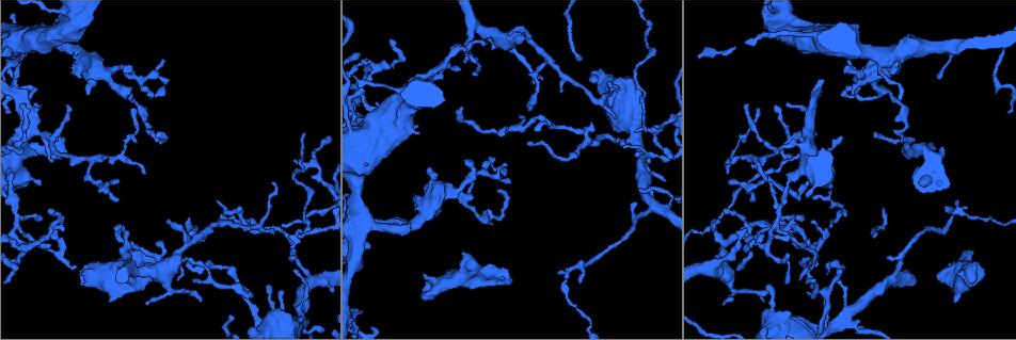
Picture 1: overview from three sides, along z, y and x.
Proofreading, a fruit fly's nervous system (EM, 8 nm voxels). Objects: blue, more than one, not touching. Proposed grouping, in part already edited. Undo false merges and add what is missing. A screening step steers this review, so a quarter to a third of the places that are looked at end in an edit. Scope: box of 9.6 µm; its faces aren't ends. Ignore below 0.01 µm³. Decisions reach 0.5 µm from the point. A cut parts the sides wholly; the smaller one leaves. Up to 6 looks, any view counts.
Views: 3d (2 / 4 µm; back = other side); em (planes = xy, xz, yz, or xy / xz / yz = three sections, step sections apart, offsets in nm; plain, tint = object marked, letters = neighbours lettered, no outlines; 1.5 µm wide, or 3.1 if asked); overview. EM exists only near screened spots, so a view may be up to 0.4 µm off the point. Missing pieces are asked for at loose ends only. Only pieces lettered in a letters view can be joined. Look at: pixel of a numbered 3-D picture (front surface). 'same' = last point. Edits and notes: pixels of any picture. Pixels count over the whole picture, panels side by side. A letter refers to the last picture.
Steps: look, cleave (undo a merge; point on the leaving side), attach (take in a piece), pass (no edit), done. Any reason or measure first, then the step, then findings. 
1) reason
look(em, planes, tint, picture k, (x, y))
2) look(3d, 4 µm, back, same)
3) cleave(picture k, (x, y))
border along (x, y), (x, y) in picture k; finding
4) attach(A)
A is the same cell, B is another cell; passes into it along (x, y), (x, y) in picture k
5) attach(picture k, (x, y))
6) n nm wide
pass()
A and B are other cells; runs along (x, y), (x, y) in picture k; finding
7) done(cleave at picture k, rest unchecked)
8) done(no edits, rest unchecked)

arms run side by side
look(3d, 4 µm, picture 1, (758, 245))

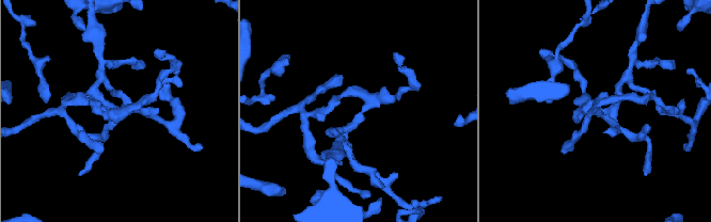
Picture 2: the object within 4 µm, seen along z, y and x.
4 arms
look(em, planes, tint, picture 2, (129, 105))

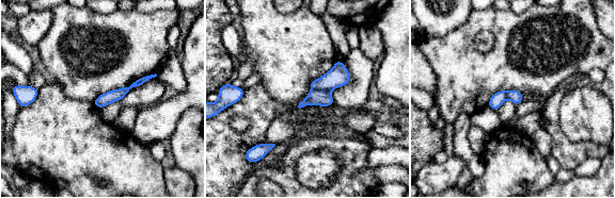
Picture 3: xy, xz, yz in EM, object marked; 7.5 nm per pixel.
look(em, planes, letters, same)

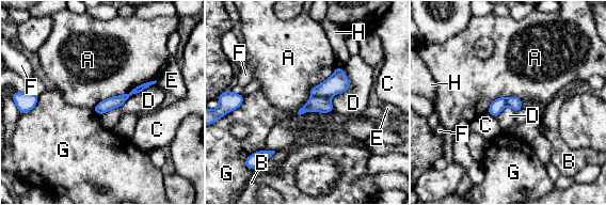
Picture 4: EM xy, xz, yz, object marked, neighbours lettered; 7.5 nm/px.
cleave(picture 4, (338, 82))
A, B, C, D, E, F, G and H are other cells; border along (313, 95), (329, 97) in picture 4; a second neuron is stuck on

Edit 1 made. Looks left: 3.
look(3d, 4 µm, back, picture 1, (66, 150))

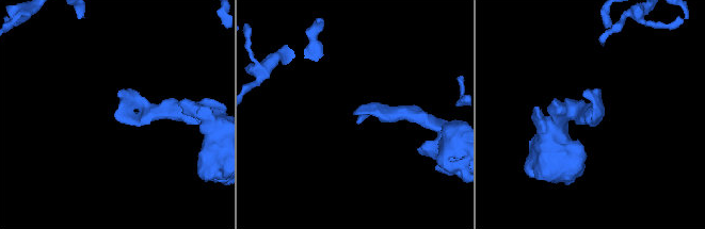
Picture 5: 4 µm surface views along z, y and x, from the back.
now the EM
look(em, planes, plain, picture 5, (115, 115))

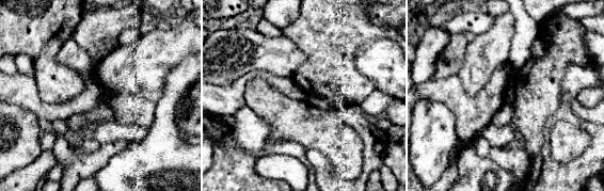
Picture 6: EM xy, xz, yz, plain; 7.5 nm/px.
what lies round it
look(em, planes, letters, same)

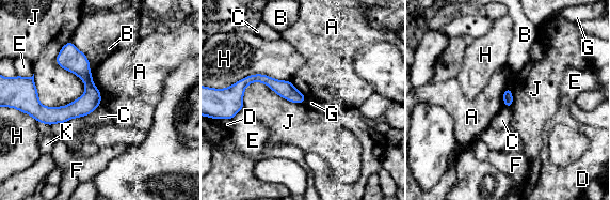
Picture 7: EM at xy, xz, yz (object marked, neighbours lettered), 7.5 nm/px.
pass()
A, B, C, D, E, F, G, H, J and K are other cells; border along (100, 96), (101, 102) in picture 7; no lettered piece goes on from it

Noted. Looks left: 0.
done(cleave at picture 4, rest unchecked)

